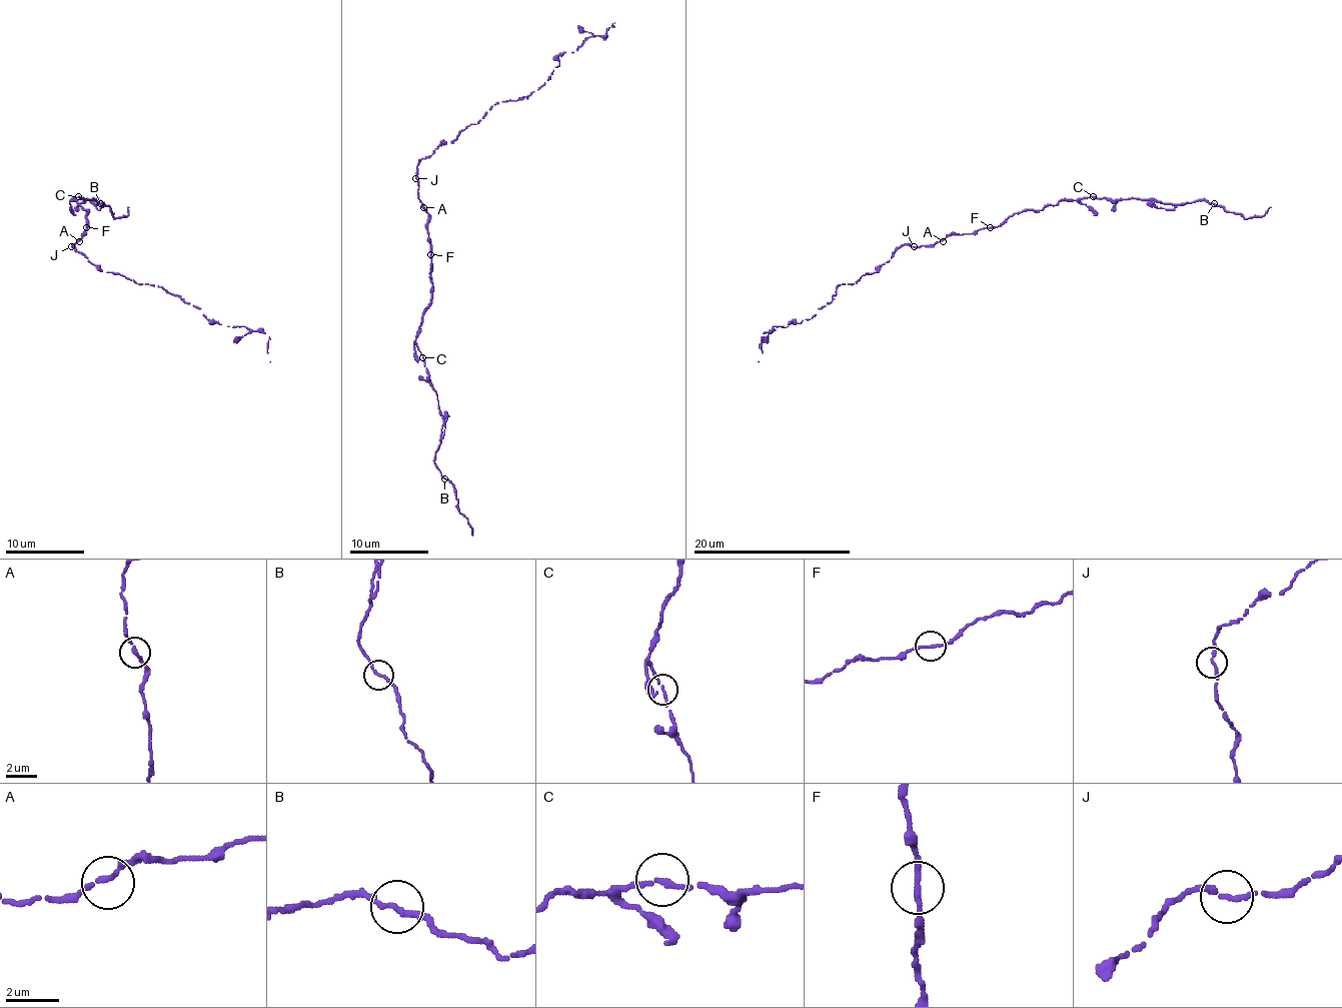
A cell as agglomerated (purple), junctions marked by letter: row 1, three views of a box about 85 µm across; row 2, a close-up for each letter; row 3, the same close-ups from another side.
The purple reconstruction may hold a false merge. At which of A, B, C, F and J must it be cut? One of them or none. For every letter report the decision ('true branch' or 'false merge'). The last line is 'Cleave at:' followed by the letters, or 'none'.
A: true branch
B: true branch
C: true branch
F: true branch
J: true branch
Cleave at: none

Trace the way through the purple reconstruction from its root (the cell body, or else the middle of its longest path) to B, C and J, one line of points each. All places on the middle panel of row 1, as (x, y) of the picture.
B: (428, 215), (432, 289), (415, 344), (442, 417), (434, 462), (444, 478)
C: (428, 215), (427, 232), (430, 244), (432, 289), (430, 305), (423, 315), (415, 338), (423, 356)
J: (428, 215), (417, 197), (419, 185), (415, 177)

